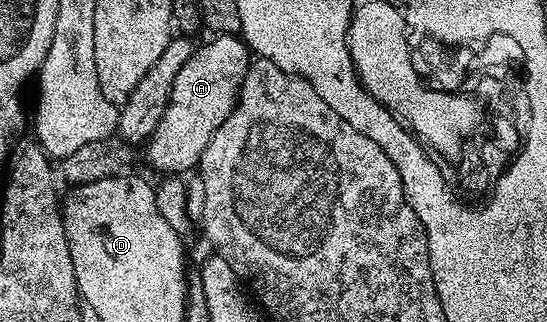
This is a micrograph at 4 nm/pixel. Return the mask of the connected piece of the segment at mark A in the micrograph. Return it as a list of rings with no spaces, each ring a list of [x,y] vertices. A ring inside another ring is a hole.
[[[217,34],[207,45],[199,44],[192,59],[180,67],[172,95],[160,123],[145,142],[146,161],[158,175],[186,175],[202,160],[204,151],[216,131],[232,115],[242,90],[246,73],[252,64],[252,50],[241,36]]]

